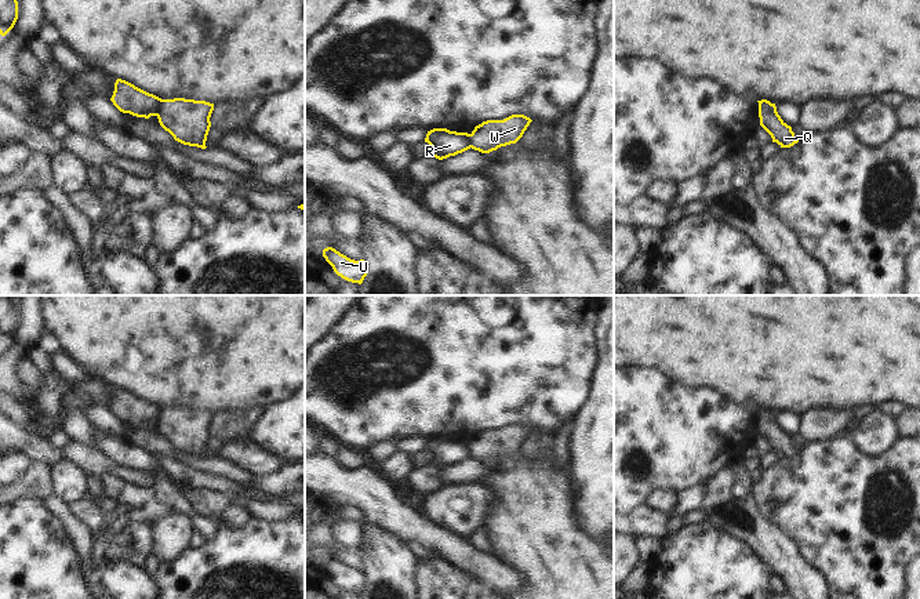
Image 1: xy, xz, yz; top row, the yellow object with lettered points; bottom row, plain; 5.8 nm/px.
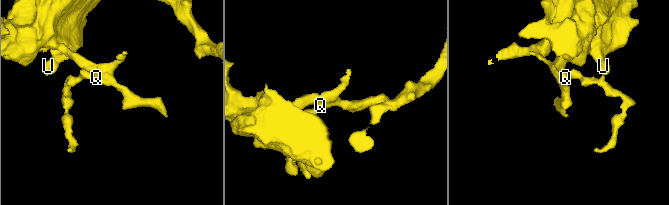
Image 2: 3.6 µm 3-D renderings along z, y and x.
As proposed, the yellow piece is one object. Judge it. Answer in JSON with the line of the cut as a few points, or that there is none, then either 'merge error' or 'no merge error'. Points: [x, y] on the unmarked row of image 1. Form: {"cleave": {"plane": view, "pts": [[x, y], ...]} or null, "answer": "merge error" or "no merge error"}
{"cleave": {"plane": "xy", "pts": [[163, 409], [163, 416], [157, 425]]}, "answer": "merge error"}

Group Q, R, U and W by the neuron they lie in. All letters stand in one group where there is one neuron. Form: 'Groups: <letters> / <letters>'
Groups: Q W / R U.

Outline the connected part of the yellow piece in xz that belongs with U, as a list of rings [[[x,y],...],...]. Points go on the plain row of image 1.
[[[332,556],[324,558],[323,566],[332,576],[334,581],[348,591],[361,593],[367,585],[368,576],[364,569],[350,569]]]

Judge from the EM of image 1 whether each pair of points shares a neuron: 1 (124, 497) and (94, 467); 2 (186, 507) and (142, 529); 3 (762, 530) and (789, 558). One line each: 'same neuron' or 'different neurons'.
1: different neurons
2: same neuron
3: same neuron

